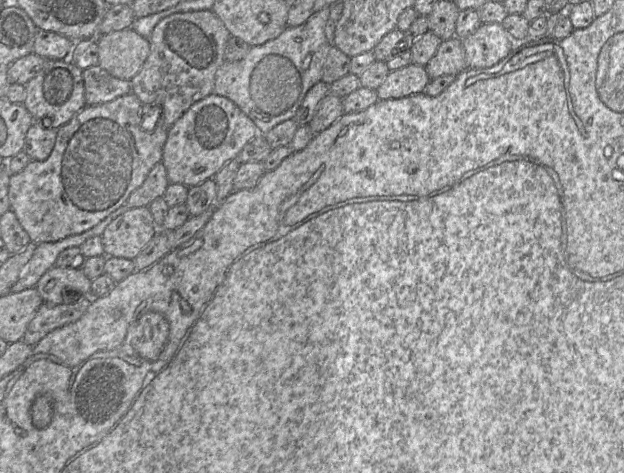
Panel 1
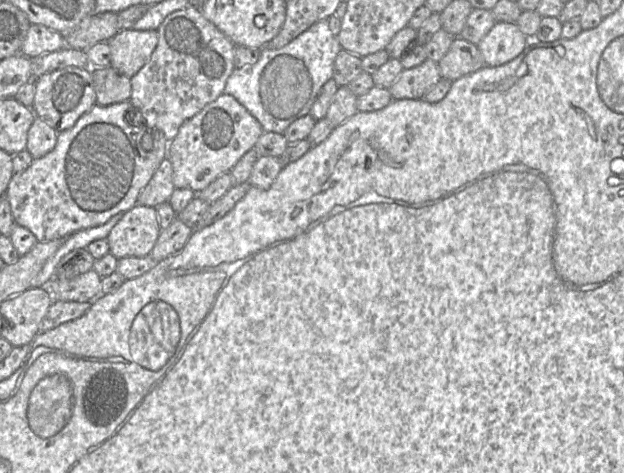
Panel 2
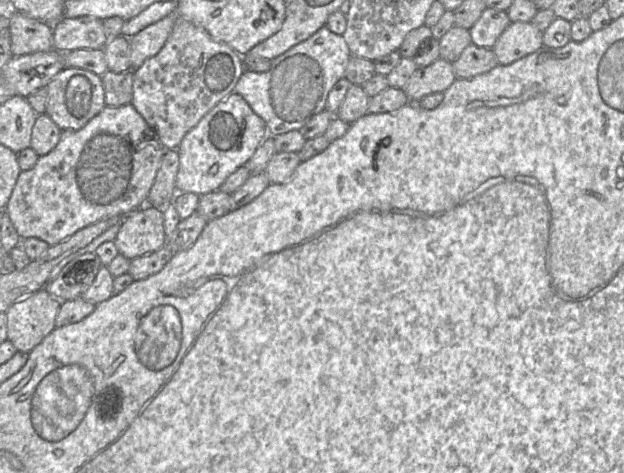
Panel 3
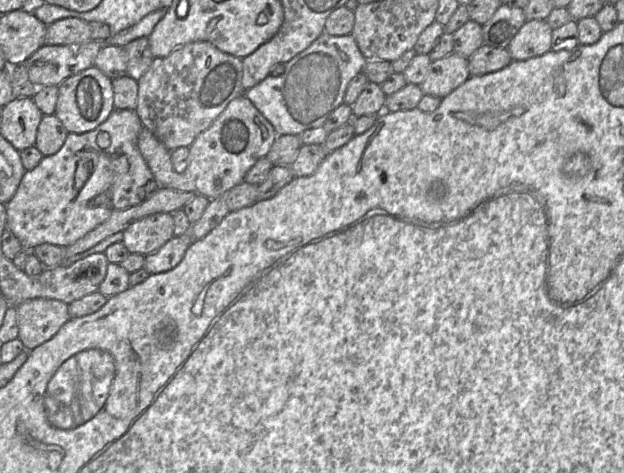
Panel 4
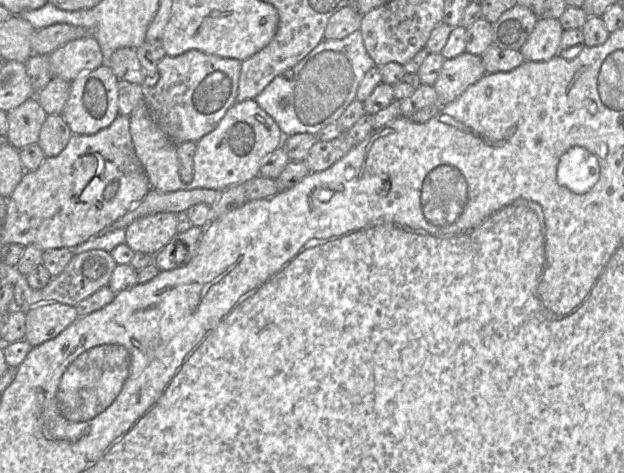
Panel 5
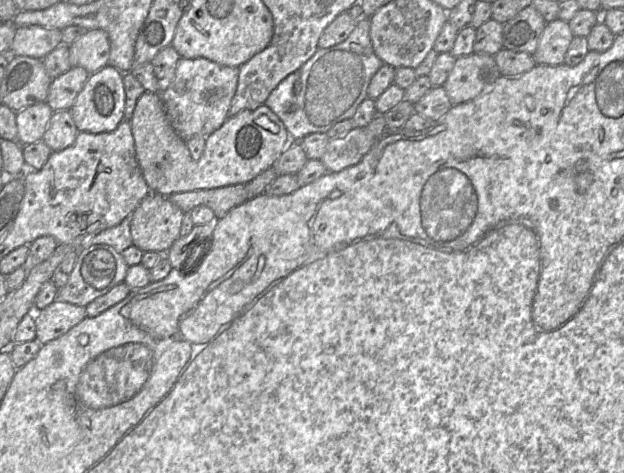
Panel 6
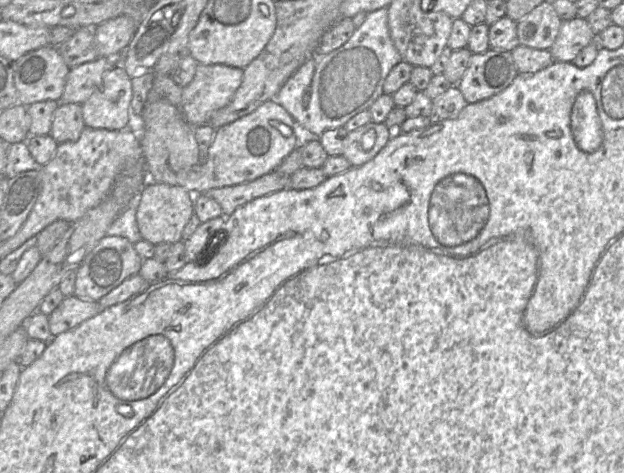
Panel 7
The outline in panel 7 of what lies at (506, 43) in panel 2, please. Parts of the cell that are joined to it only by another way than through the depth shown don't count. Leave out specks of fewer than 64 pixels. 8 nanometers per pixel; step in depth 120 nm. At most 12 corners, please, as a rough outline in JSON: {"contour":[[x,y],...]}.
{"contour":[[586,19],[562,20],[549,51],[572,62],[597,36]]}

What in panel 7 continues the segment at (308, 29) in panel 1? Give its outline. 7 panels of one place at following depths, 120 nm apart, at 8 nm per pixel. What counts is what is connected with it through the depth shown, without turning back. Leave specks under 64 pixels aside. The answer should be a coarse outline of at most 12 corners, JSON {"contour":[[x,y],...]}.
{"contour":[[388,7],[306,60],[276,101],[303,137],[368,110],[402,61]]}

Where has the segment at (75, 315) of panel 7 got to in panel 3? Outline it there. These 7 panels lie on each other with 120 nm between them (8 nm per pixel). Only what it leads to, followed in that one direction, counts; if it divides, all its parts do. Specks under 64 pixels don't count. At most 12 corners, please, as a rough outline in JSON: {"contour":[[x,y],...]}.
{"contour":[[45,288],[6,311],[7,339],[30,352],[56,328],[61,301]]}

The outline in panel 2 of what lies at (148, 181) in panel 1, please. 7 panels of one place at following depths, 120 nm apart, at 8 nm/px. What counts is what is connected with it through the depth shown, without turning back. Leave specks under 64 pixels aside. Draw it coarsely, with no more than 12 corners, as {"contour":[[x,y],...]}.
{"contour":[[162,160],[137,204],[169,202],[175,189],[172,164]]}

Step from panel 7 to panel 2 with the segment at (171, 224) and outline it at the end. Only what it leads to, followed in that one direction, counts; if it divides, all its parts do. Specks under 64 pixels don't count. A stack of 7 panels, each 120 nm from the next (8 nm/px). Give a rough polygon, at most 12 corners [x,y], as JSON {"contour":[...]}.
{"contour":[[136,204],[106,240],[117,259],[150,255],[161,227]]}

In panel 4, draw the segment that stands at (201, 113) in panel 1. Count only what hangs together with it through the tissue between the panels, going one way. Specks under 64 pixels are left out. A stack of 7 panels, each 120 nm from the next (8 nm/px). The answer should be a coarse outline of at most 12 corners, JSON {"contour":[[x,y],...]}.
{"contour":[[246,96],[189,146],[184,172],[145,127],[138,148],[159,186],[212,200],[267,155],[272,124]]}

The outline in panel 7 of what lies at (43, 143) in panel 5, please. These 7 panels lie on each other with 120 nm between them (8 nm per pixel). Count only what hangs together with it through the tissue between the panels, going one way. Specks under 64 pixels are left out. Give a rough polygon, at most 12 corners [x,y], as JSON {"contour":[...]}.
{"contour":[[60,103],[50,135],[76,142],[85,127],[82,105]]}

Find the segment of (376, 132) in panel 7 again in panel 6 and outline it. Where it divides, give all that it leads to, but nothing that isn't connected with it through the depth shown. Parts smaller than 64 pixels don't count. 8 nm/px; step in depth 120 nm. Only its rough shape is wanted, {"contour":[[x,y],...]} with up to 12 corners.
{"contour":[[365,127],[330,139],[320,158],[327,172],[355,165],[375,139]]}

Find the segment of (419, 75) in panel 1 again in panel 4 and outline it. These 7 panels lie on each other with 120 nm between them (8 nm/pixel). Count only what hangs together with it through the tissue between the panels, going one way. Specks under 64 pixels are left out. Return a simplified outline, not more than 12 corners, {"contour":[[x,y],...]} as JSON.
{"contour":[[468,58],[432,61],[418,86],[443,99],[470,76]]}

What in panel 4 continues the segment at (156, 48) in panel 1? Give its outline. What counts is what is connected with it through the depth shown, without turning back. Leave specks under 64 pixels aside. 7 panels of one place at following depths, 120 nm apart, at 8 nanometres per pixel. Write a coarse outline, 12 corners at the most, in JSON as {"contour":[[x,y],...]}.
{"contour":[[207,41],[154,57],[136,114],[172,151],[243,95],[242,59]]}

